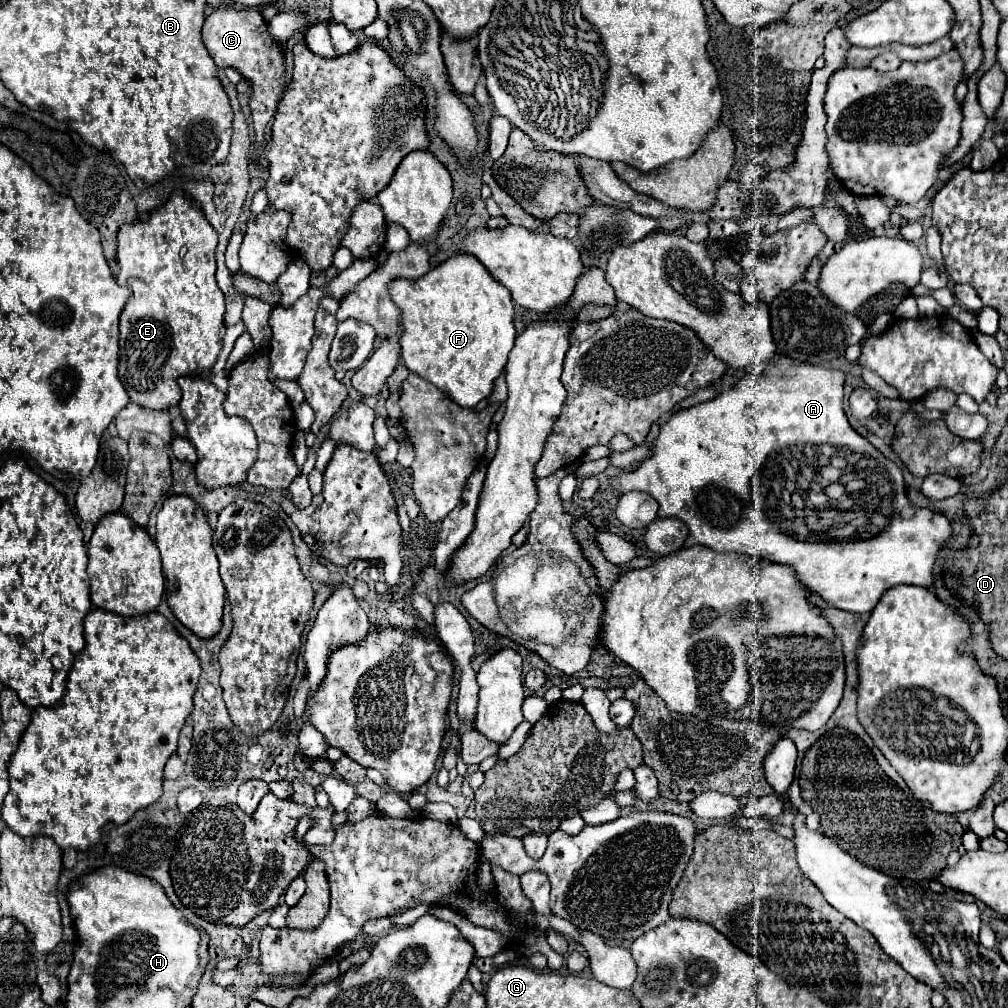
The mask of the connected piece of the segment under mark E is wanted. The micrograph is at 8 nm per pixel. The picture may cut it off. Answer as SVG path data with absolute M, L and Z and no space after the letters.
M182 191L172 193L170 199L162 207L158 207L150 213L148 221L124 223L118 229L118 255L116 255L116 259L120 265L120 273L116 275L116 279L120 285L132 287L132 297L128 299L128 303L120 315L120 367L118 367L118 373L120 373L122 385L128 389L128 395L132 397L132 403L138 403L138 405L142 405L146 409L154 409L154 411L168 411L170 407L178 405L178 383L176 383L176 379L180 375L190 375L190 373L200 375L200 373L212 369L212 365L216 363L218 353L220 353L220 341L224 337L224 295L222 295L222 291L214 279L216 245L218 245L216 231L212 229L212 225L204 217L204 213L200 213L200 209L192 203L192 199L188 199Z

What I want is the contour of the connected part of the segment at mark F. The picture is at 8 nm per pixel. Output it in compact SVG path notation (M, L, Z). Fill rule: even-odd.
M460 253L436 265L424 277L392 281L390 293L392 301L402 311L404 337L400 339L400 345L404 365L412 373L432 381L440 391L448 391L452 395L452 401L462 407L474 407L482 399L490 397L494 391L494 381L506 367L506 359L510 349L514 347L516 337L516 329L512 323L514 303L508 289L496 283L476 257Z

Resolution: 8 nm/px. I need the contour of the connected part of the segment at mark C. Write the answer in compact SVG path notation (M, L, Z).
M216 7L204 21L202 41L210 57L218 67L234 67L250 83L250 109L254 123L254 149L260 149L265 141L265 129L282 95L288 91L290 81L286 79L286 59L278 41L268 33L268 25L258 9L234 9L234 7Z

